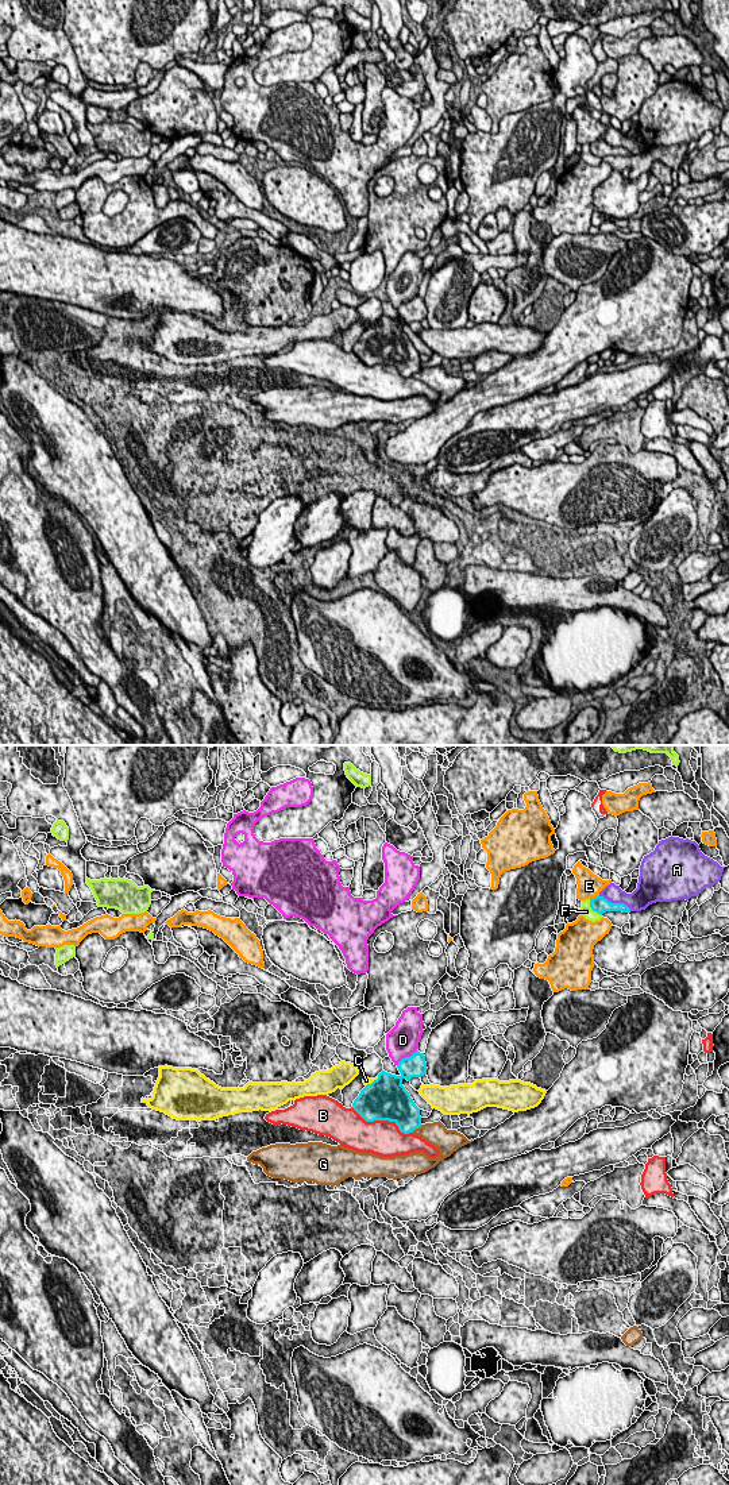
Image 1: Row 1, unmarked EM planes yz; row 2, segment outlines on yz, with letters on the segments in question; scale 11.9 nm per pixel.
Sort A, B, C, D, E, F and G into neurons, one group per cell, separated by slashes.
A / B / C / D / E / F / G

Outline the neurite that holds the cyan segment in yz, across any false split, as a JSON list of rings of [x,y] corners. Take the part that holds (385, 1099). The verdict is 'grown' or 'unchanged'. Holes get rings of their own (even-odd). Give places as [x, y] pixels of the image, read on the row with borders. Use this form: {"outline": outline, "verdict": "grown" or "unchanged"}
{"outline": [[[418,1050],[402,1058],[398,1065],[400,1076],[382,1071],[378,1079],[367,1084],[354,1100],[352,1108],[366,1120],[394,1122],[404,1134],[421,1127],[420,1108],[414,1104],[402,1080],[427,1075],[424,1053]]], "verdict": "unchanged"}

